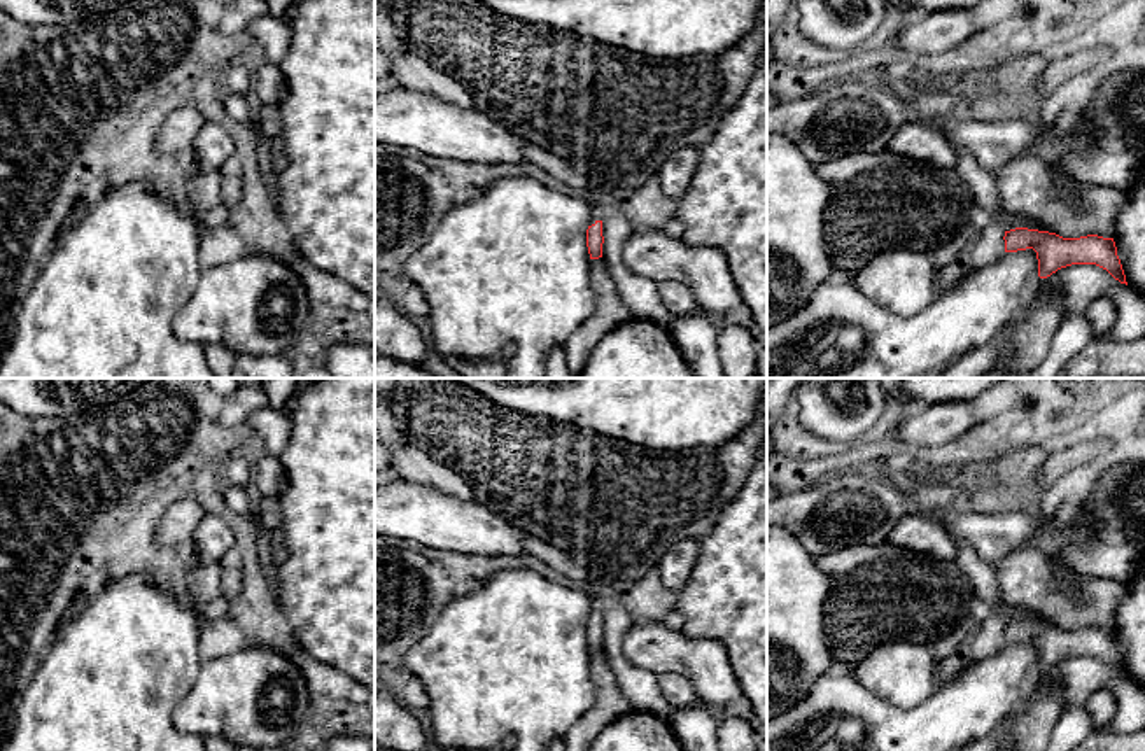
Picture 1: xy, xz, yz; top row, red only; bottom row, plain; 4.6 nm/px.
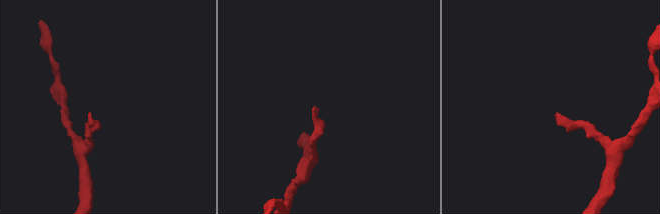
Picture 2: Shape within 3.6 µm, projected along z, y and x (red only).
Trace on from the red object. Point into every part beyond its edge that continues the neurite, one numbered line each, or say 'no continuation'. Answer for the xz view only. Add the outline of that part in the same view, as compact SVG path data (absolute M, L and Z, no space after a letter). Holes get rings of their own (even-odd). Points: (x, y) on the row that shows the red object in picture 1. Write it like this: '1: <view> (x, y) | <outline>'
no continuation

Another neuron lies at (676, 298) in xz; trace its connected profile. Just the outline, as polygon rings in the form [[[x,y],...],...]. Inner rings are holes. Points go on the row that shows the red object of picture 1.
[[[679,280],[658,282],[657,292],[669,317],[692,313],[699,308],[692,289]]]

